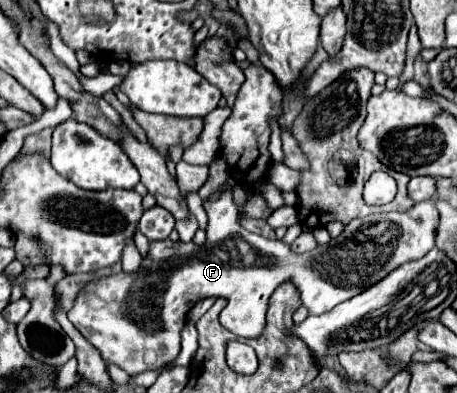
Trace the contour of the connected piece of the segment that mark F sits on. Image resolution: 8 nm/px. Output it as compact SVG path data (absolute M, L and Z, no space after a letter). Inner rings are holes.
M231 191L223 193L221 199L203 203L209 215L209 237L203 245L195 243L173 243L171 239L149 243L149 253L143 257L139 271L125 273L119 271L115 275L107 275L101 279L89 281L83 291L77 293L71 311L67 311L69 321L79 329L83 337L87 337L103 355L105 361L119 365L129 375L143 373L147 369L157 369L169 361L173 361L181 351L181 331L187 323L187 315L191 307L195 307L201 299L207 297L225 297L228 303L219 315L219 321L227 330L244 338L255 339L263 333L267 319L267 305L271 293L283 283L293 281L301 293L301 301L311 315L321 315L335 305L343 303L375 285L387 273L391 273L401 263L419 259L435 247L435 227L439 227L439 211L435 207L435 199L427 199L415 203L411 211L405 213L375 213L363 219L353 219L339 239L331 239L329 245L315 247L309 253L295 255L289 245L279 239L265 239L261 235L249 233L237 221L235 203Z

